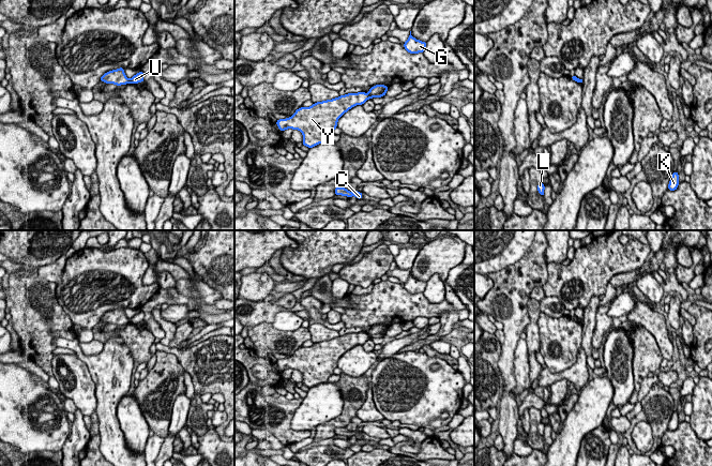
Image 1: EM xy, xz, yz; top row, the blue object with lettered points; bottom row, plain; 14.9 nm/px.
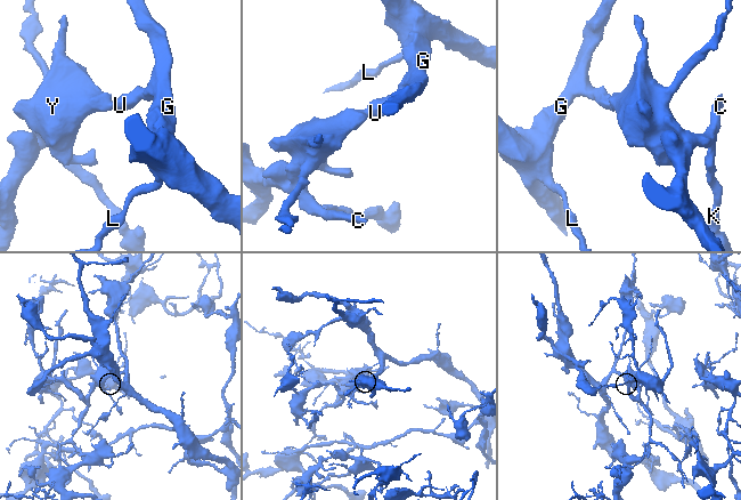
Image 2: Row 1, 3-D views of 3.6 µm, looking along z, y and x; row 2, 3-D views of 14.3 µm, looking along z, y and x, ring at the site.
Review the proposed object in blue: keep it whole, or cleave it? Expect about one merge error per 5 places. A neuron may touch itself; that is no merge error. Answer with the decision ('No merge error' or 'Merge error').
Merge error

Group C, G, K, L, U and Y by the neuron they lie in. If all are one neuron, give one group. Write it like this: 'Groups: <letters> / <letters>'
Groups: C K Y / G L U

